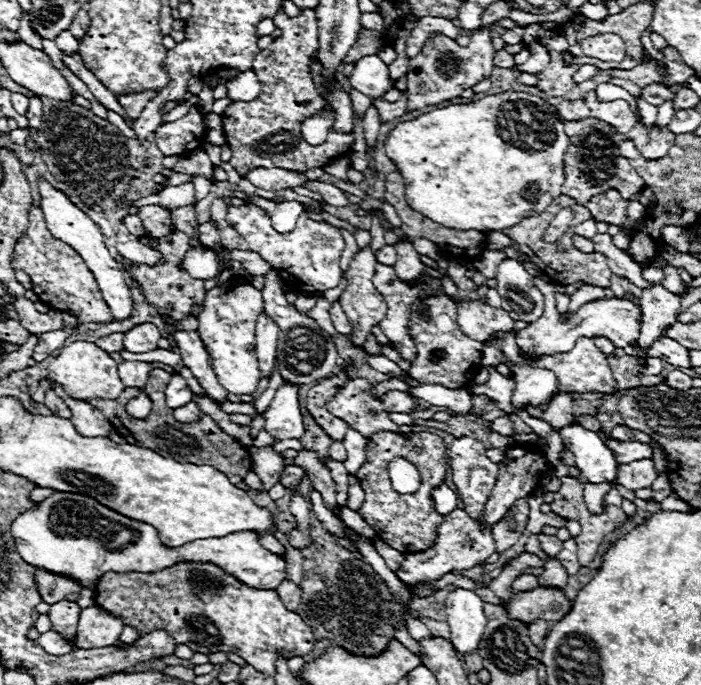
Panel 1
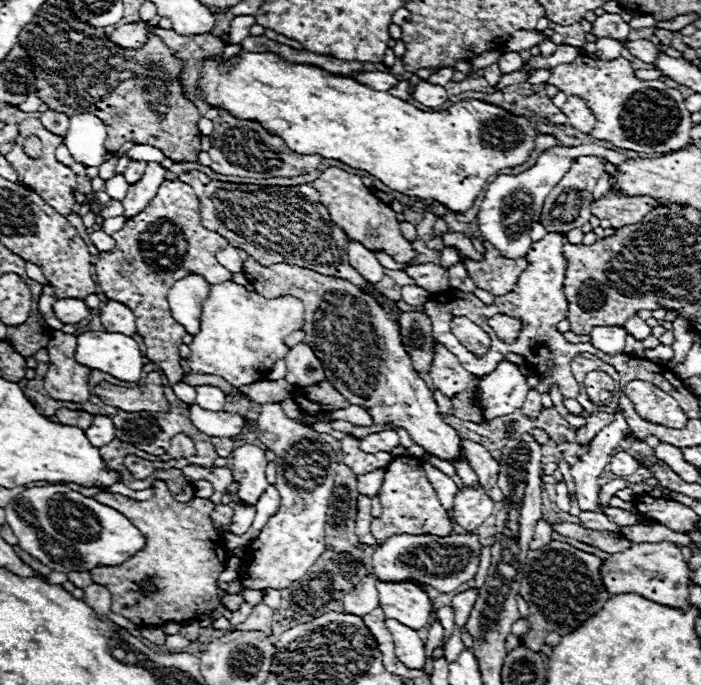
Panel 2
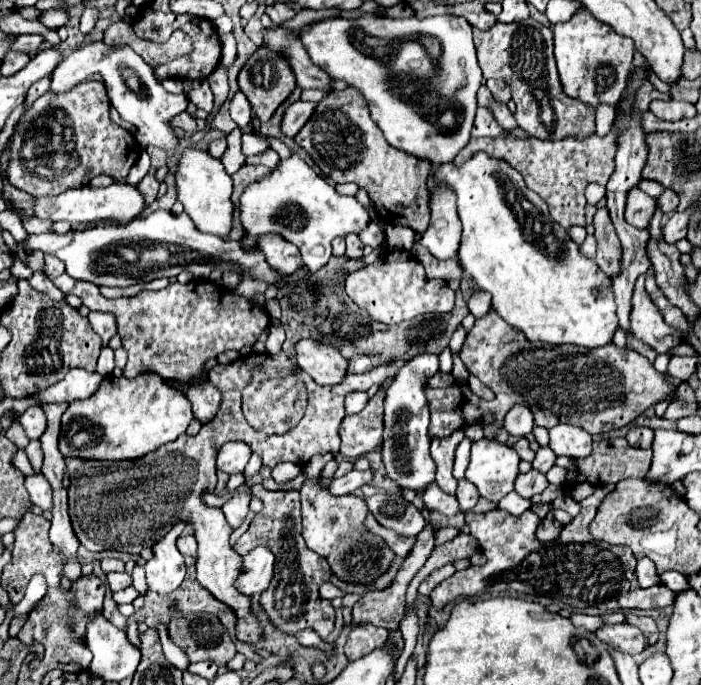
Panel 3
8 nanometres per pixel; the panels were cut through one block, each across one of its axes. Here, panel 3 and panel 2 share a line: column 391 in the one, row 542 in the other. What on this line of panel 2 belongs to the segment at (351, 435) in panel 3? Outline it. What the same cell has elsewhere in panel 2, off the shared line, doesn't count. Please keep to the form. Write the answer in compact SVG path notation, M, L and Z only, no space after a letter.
M402 458L392 460L392 464L386 468L386 476L380 488L380 504L382 504L382 516L372 520L372 534L382 544L388 536L396 534L434 534L434 536L448 536L452 534L452 522L446 516L446 510L438 502L436 490L432 488L430 480L426 478L426 472L422 464L414 464Z

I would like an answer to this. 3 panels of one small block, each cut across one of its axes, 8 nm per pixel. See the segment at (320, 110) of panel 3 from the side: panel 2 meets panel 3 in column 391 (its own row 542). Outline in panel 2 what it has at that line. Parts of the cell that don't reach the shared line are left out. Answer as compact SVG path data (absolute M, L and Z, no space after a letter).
M156 480L152 490L154 496L150 500L132 500L122 494L100 492L100 498L96 500L128 516L128 520L140 528L146 544L136 556L132 556L132 560L126 560L120 566L96 566L92 578L96 584L102 584L112 592L112 612L134 624L138 624L138 618L144 624L156 626L200 618L218 606L216 580L226 566L224 538L210 522L214 504L204 498L178 502L162 480Z

